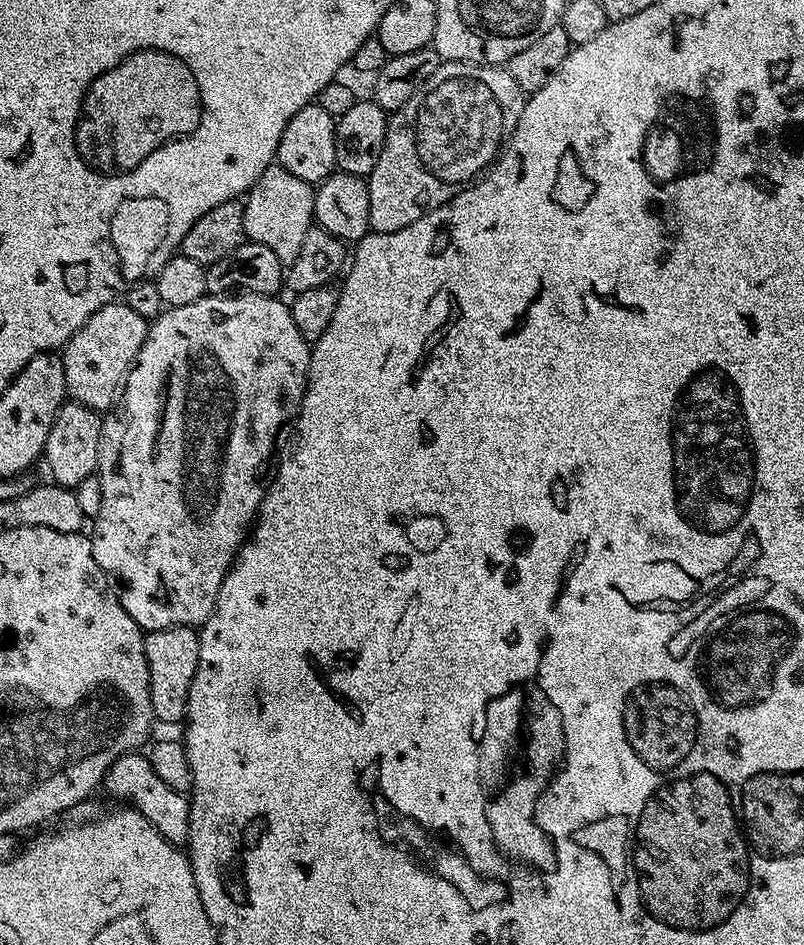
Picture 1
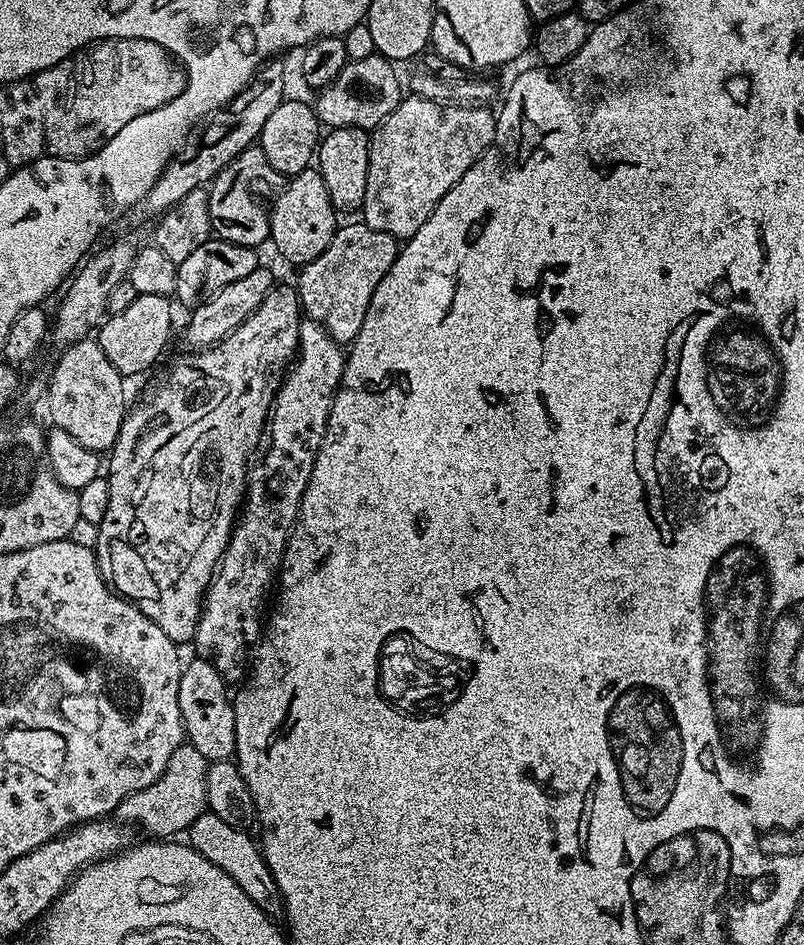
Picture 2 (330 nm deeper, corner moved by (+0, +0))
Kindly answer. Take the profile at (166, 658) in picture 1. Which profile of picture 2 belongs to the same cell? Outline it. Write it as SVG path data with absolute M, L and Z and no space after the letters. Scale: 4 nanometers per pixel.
M199 658L185 663L180 669L178 682L178 710L182 714L184 734L187 743L198 750L198 754L209 762L213 760L232 760L236 754L236 735L234 734L233 697L228 696L229 685L210 666L210 662Z

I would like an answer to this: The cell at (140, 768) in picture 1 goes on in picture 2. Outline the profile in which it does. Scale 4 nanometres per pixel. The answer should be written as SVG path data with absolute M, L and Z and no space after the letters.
M206 810L201 816L194 818L194 822L186 833L186 840L193 850L202 854L202 858L226 870L226 874L230 874L230 878L234 878L234 882L238 882L238 886L242 886L242 890L250 894L254 903L271 920L283 921L285 919L284 901L280 898L278 882L274 882L274 874L270 874L270 866L266 866L259 843L253 837L251 840L248 834L247 831L230 826L230 822L222 822L218 814Z

